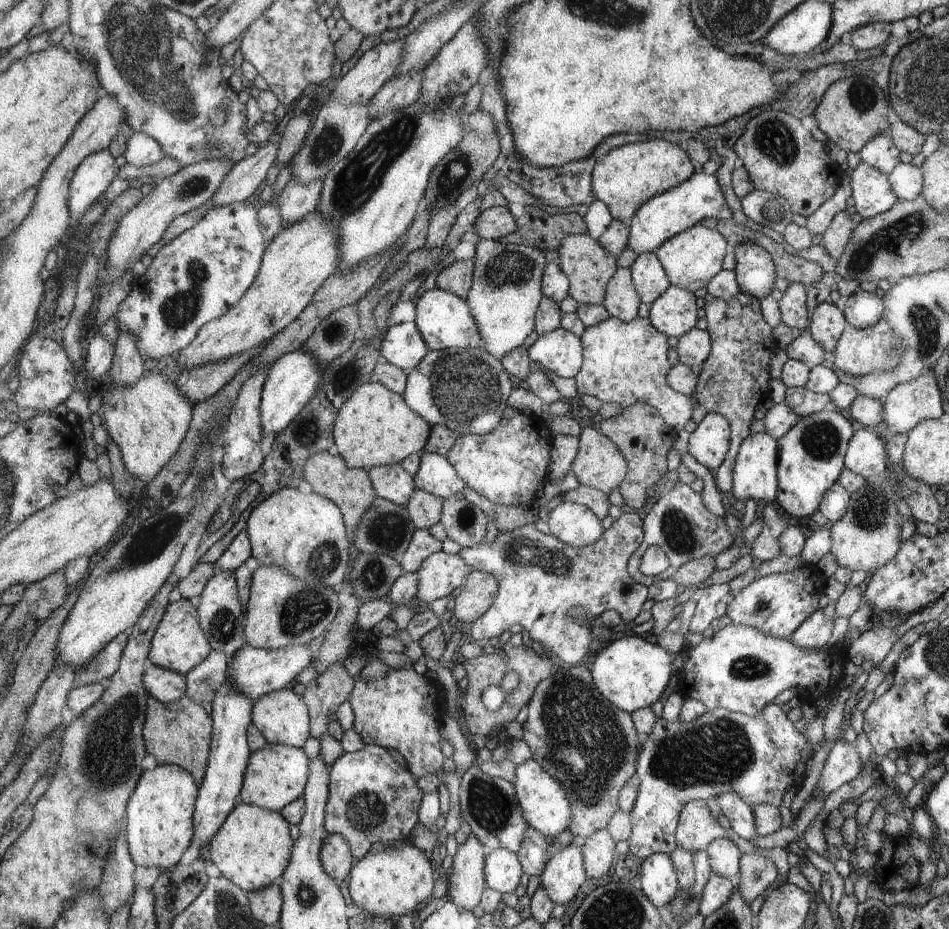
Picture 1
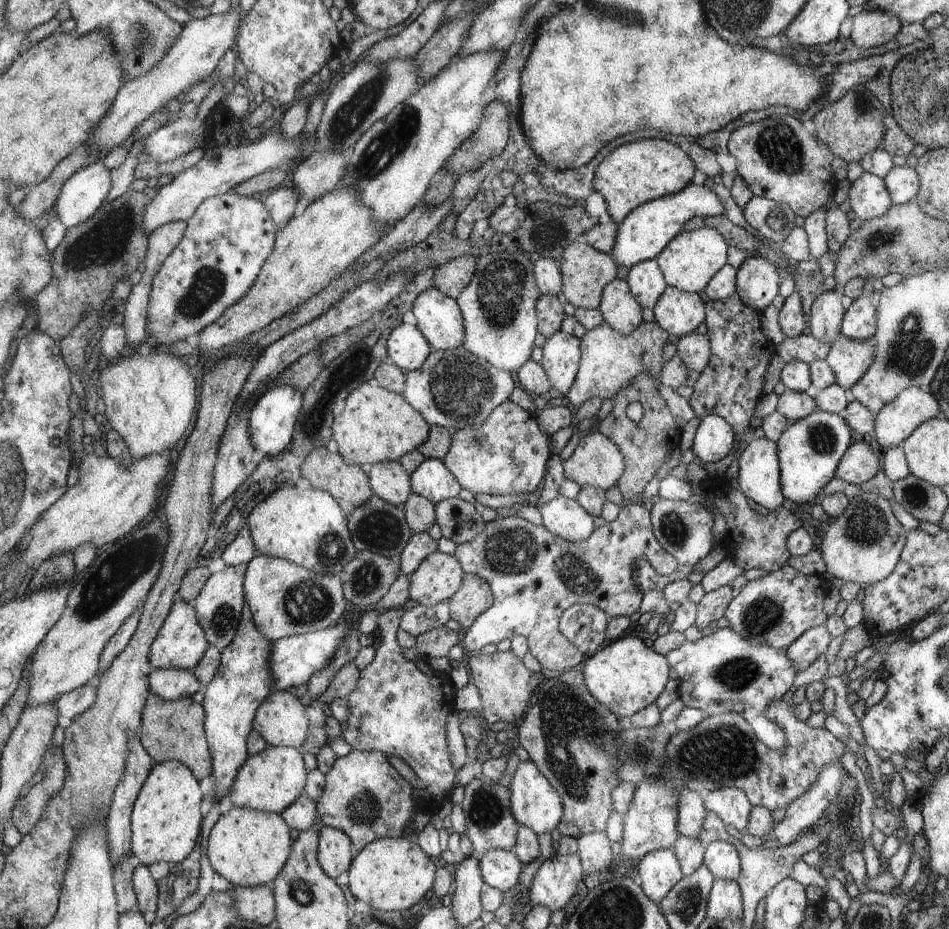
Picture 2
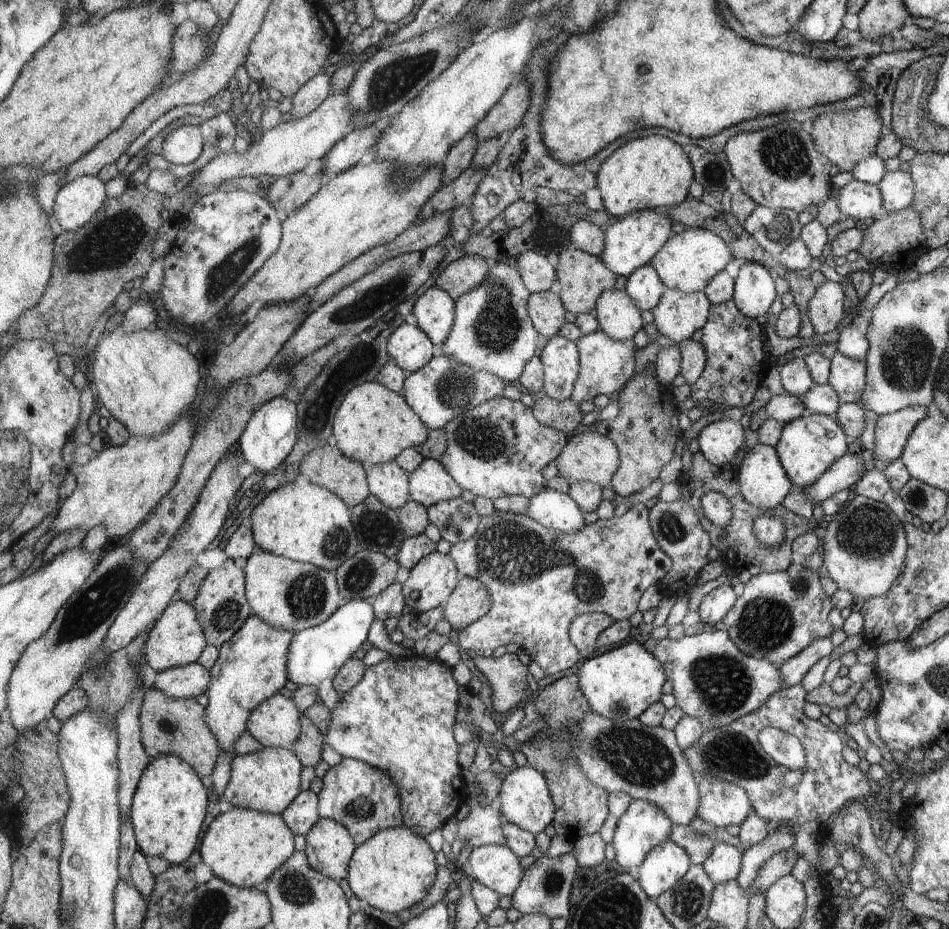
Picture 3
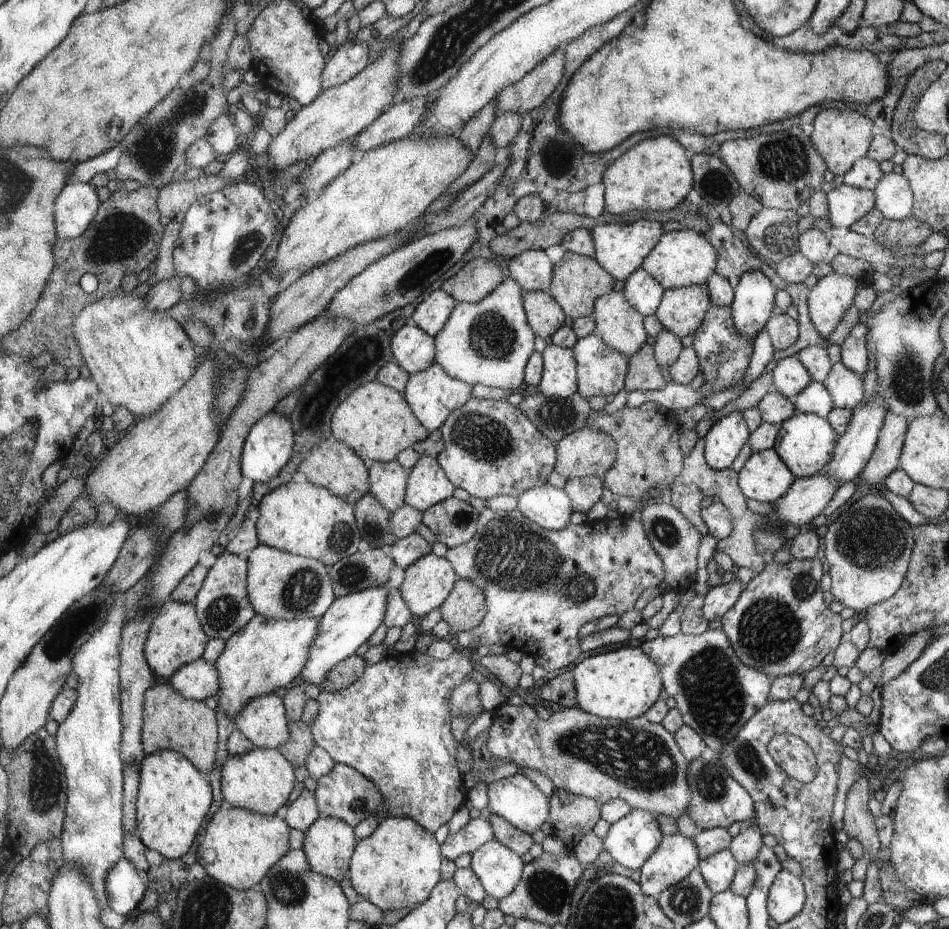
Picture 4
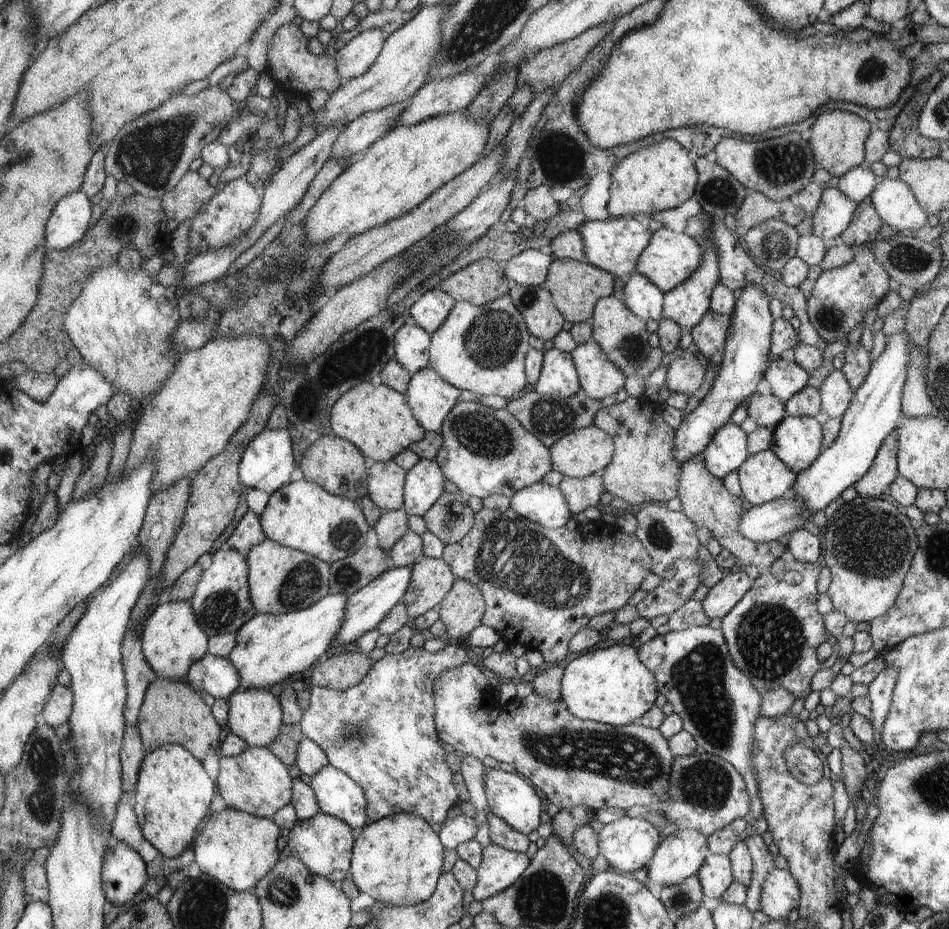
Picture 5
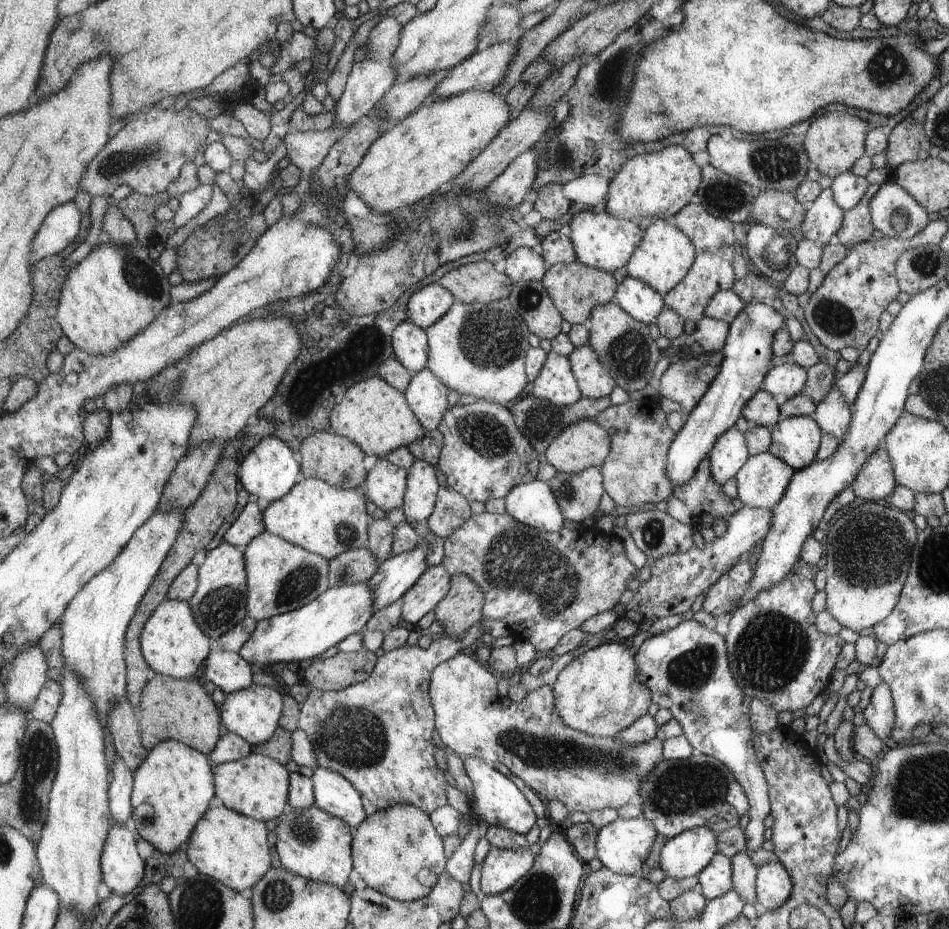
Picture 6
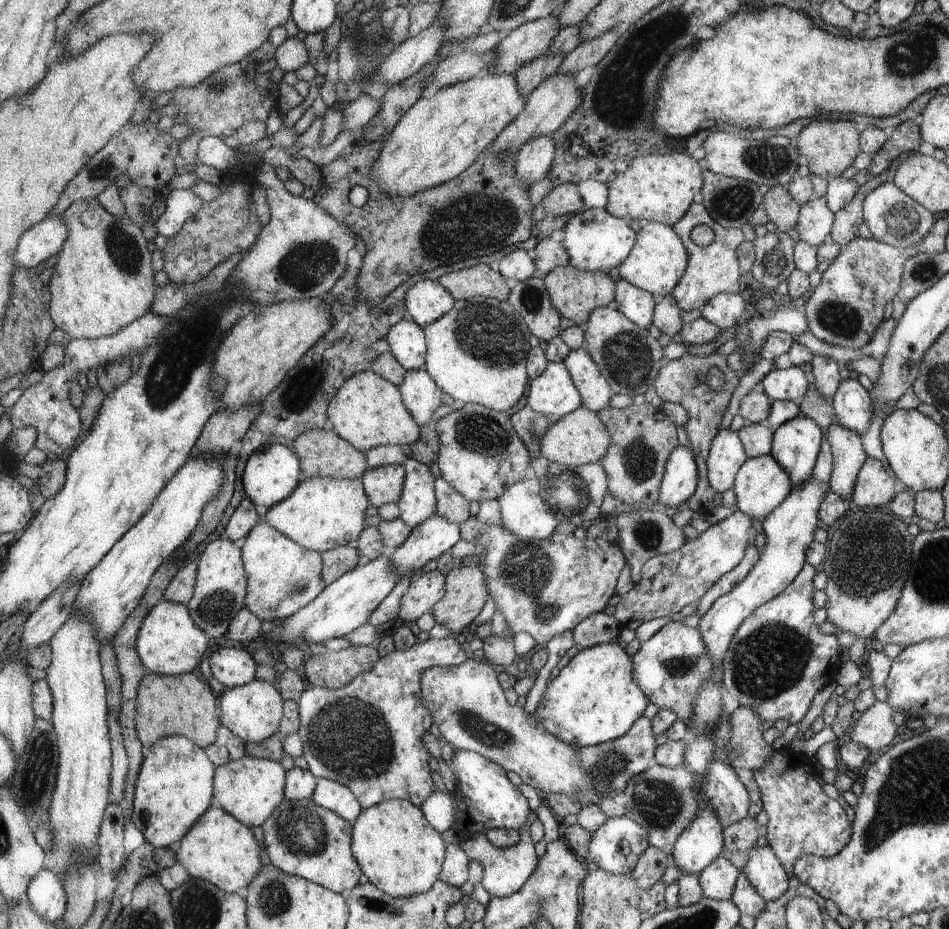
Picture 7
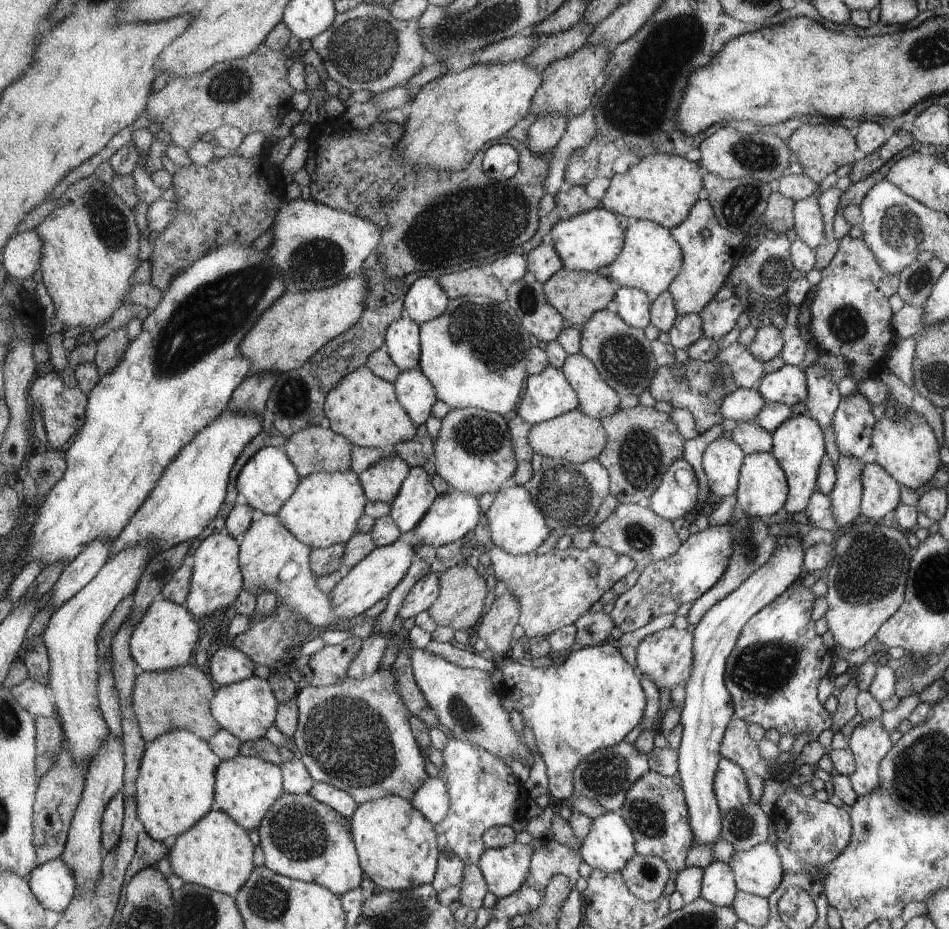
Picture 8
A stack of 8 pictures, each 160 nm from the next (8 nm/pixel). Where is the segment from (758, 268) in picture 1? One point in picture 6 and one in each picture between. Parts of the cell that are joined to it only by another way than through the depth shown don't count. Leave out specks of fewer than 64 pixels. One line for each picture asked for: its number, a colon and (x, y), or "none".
2: (758, 280)
3: (754, 288)
4: (754, 296)
5: (747, 357)
6: (749, 347)

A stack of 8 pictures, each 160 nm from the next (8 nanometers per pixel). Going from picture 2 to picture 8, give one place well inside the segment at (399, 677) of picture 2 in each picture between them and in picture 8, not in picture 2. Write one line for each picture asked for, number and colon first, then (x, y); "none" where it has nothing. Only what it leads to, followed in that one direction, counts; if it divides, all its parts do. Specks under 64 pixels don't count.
3: (399, 717)
4: (393, 725)
5: (381, 732)
6: (378, 733)
7: (368, 735)
8: (356, 735)

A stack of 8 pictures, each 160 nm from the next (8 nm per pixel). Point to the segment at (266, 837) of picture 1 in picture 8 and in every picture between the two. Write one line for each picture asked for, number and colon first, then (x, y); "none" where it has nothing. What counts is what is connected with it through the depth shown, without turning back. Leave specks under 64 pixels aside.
2: (249, 847)
3: (244, 847)
4: (240, 847)
5: (238, 849)
6: (233, 848)
7: (220, 849)
8: (216, 853)

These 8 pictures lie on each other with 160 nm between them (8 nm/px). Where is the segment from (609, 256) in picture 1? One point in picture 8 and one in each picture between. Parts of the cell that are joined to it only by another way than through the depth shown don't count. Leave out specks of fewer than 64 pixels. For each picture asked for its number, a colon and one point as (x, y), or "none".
2: (586, 271)
3: (583, 276)
4: (578, 281)
5: (576, 287)
6: (576, 289)
7: (575, 293)
8: (576, 295)

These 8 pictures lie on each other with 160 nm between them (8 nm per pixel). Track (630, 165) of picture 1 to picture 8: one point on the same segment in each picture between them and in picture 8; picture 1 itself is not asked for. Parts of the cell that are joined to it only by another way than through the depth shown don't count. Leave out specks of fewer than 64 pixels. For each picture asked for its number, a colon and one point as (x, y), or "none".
2: (633, 174)
3: (650, 172)
4: (655, 175)
5: (660, 177)
6: (660, 184)
7: (660, 188)
8: (663, 188)

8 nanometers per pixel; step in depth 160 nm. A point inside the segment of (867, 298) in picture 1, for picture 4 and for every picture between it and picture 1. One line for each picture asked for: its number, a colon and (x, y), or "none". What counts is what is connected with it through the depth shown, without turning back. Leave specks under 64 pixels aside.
2: (861, 321)
3: (853, 341)
4: (854, 354)

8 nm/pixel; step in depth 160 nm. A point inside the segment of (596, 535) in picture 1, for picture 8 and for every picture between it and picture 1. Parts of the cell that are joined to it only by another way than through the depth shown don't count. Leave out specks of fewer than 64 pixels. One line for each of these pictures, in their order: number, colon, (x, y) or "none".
2: (567, 518)
3: (555, 510)
4: (549, 507)
5: (545, 505)
6: (534, 504)
7: (523, 511)
8: (515, 524)

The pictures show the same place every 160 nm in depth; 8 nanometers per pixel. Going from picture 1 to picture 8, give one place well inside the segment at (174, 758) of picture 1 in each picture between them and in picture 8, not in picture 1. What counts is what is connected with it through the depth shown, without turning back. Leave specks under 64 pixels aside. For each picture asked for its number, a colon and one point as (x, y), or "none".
2: (185, 717)
3: (169, 726)
4: (171, 722)
5: (172, 713)
6: (178, 709)
7: (183, 705)
8: (164, 701)

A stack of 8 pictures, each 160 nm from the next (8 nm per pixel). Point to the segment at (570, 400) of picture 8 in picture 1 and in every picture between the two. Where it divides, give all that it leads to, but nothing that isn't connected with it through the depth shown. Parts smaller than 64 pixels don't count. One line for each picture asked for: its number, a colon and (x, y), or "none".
1: (560, 351)
2: (562, 353)
3: (560, 356)
4: (559, 378)
5: (559, 380)
6: (555, 383)
7: (553, 393)

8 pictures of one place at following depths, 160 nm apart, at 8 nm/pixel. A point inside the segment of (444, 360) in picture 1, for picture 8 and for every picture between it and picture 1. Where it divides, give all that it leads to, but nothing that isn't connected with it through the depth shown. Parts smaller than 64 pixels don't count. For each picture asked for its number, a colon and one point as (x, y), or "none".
2: (454, 389)
3: (441, 391)
4: (432, 394)
5: (431, 399)
6: (427, 396)
7: (421, 394)
8: (415, 393)

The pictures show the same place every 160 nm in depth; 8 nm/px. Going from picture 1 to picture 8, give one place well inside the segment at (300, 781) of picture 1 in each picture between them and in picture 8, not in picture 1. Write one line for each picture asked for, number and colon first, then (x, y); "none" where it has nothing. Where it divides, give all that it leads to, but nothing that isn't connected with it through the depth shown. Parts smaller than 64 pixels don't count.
2: (272, 780)
3: (269, 781)
4: (261, 780)
5: (257, 782)
6: (257, 785)
7: (249, 788)
8: (247, 788)

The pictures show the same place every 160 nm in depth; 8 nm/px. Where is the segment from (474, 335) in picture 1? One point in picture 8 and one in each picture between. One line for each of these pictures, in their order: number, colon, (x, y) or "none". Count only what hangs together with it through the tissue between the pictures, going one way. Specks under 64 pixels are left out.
2: (440, 318)
3: (435, 309)
4: (431, 316)
5: (430, 312)
6: (427, 306)
7: (426, 301)
8: (425, 300)

